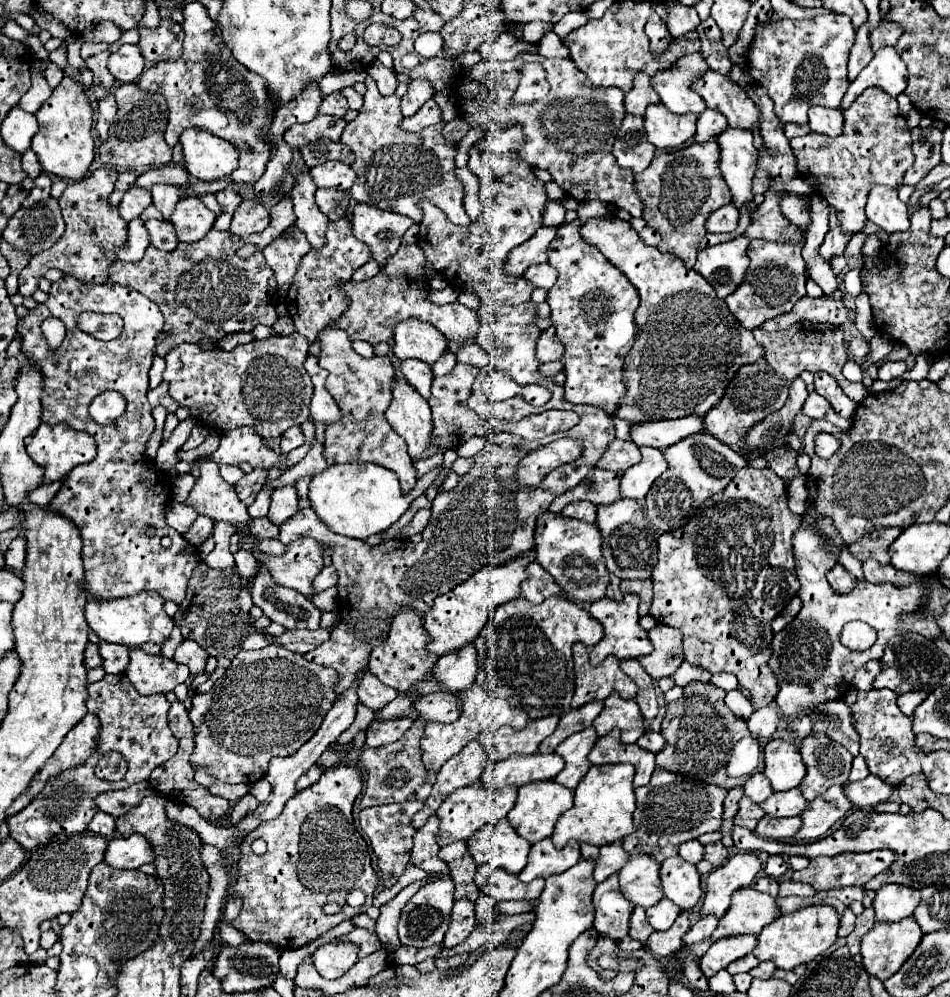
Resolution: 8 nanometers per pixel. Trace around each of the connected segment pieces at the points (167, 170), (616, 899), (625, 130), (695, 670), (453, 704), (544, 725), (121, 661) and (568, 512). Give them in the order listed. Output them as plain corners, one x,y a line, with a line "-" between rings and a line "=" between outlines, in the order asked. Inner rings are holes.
182,163
178,165
164,165
164,167
156,167
150,169
146,173
142,173
136,181
136,187
144,187
144,189
152,189
154,183
166,183
166,185
188,185
190,183
190,173
184,169
=
618,873
610,875
606,881
596,885
594,907
596,907
594,929
600,935
612,937
614,941
620,941
622,937
628,935
628,921
634,905
628,903
628,899
620,893
=
626,113
612,147
618,165
624,169
632,169
634,173
642,173
654,159
654,151
656,147
648,143
644,133
644,119
=
682,663
672,675
672,679
678,687
686,687
690,681
710,681
710,675
706,673
706,669
700,669
692,663
=
460,691
456,693
424,693
414,709
424,721
452,723
460,717
=
558,715
544,717
538,721
530,721
526,729
514,731
512,727
502,727
494,734
484,731
477,738
478,742
484,747
489,762
496,764
504,761
512,755
532,755
538,751
538,745
554,733
558,725
=
100,641
98,653
100,653
100,657
104,659
102,669
104,669
106,673
124,673
126,665
128,665
128,661
130,661
128,647
124,647
124,645
=
574,501
562,509
564,517
570,519
580,519
586,523
596,523
596,507
588,501

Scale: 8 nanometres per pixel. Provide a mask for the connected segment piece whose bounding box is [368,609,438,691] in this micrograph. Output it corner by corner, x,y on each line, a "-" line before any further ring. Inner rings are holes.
412,609
400,611
394,617
388,639
380,647
376,647
372,651
368,671
374,673
384,685
388,685
388,687
392,687
396,691
412,689
412,681
420,681
420,677
428,677
428,673
432,673
432,669
436,667
438,657
432,657
426,651
428,641
432,641
432,637
428,637
428,633
424,633
422,617
418,617

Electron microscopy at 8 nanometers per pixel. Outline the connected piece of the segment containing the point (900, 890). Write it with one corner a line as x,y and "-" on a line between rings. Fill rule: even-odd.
882,885
876,891
874,911
876,921
900,921
902,917
910,917
920,903
920,891
904,885

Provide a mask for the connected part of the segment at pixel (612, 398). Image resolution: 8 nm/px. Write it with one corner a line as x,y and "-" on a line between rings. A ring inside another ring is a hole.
578,221
562,223
556,231
556,237
548,249
548,263
558,269
558,281
552,289
548,289
546,303
552,309
552,325
556,329
558,339
564,343
564,399
570,403
584,403
604,409
606,413
614,413
618,407
618,401
626,395
626,383
622,377
622,363
628,351
634,345
636,337
636,323
634,323
634,311
638,309
638,293
632,289
632,283
620,269
610,265
606,257
594,249
592,245
584,243
578,237

